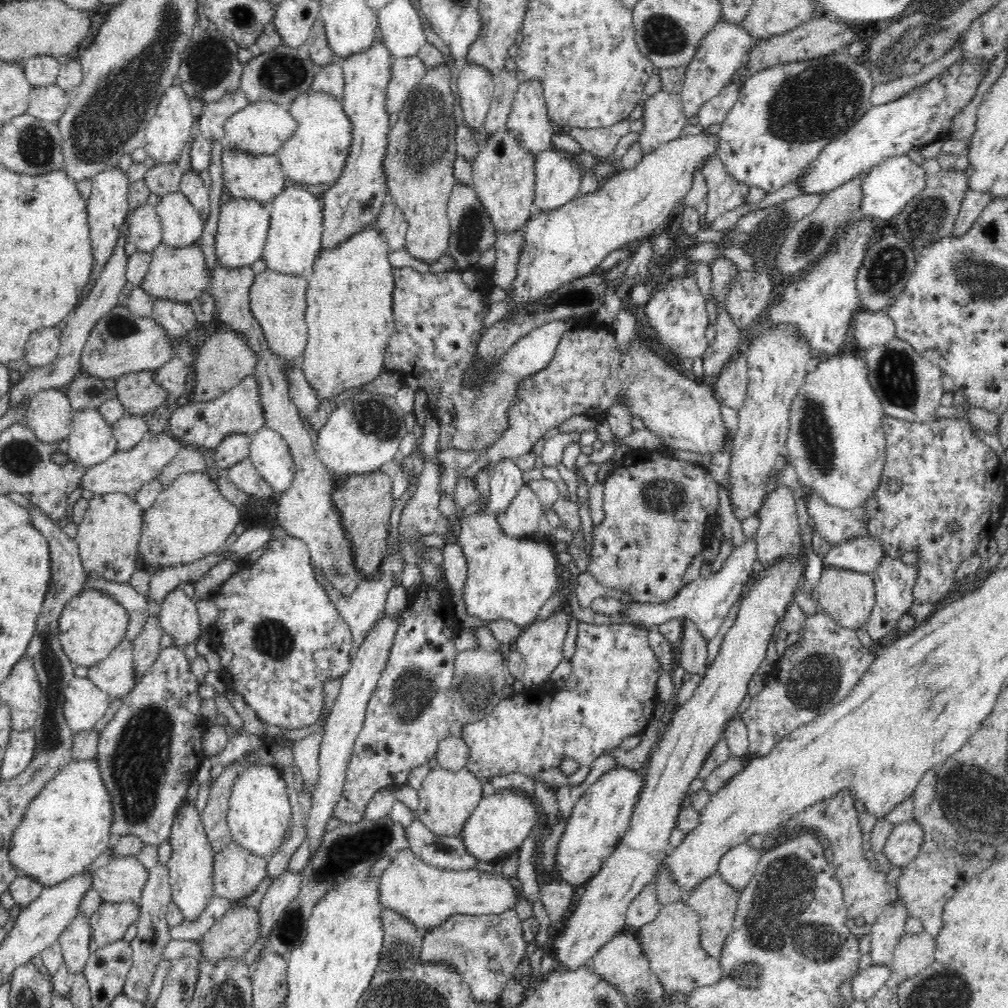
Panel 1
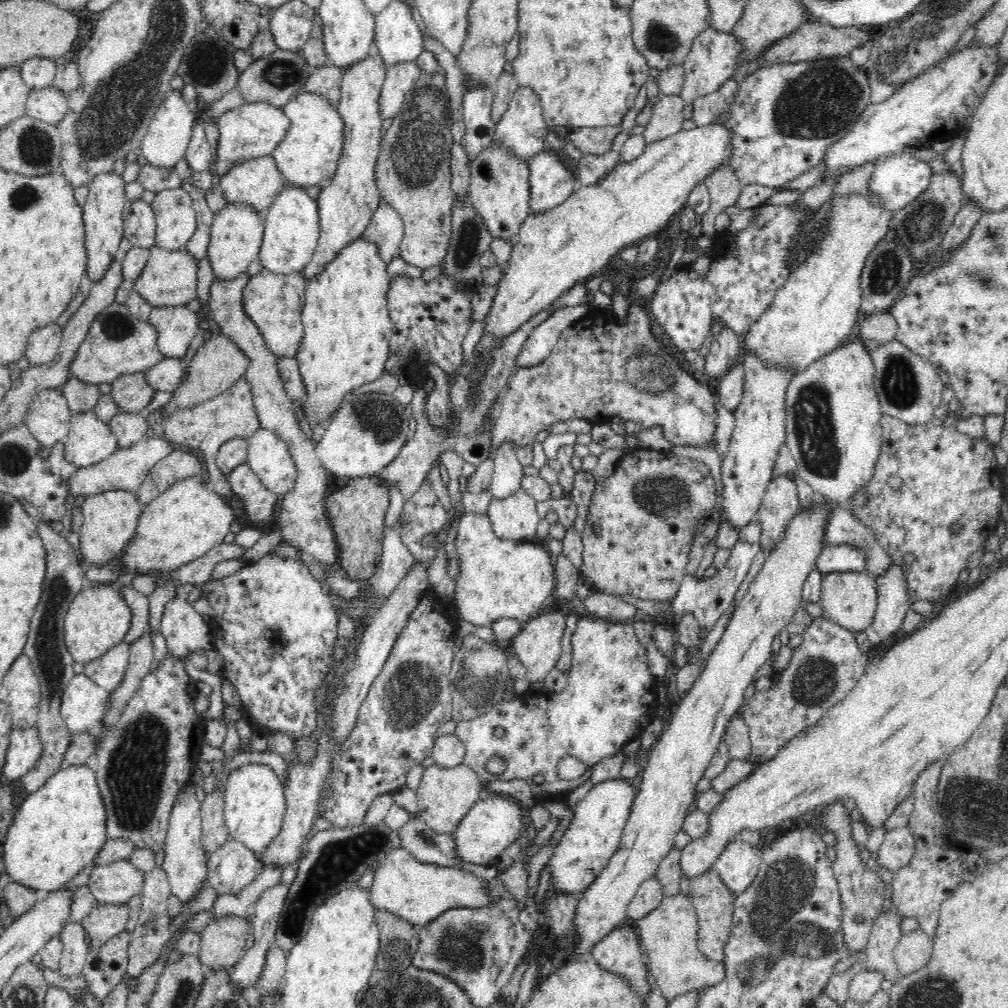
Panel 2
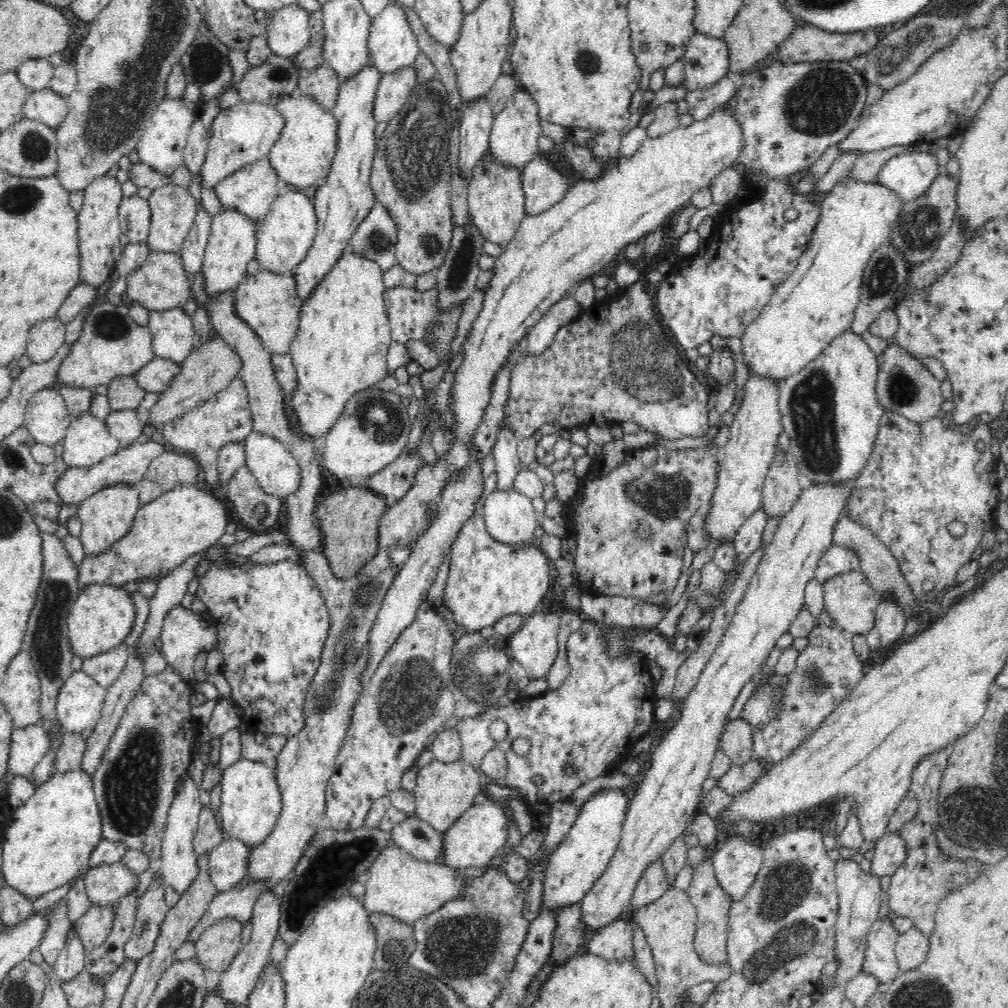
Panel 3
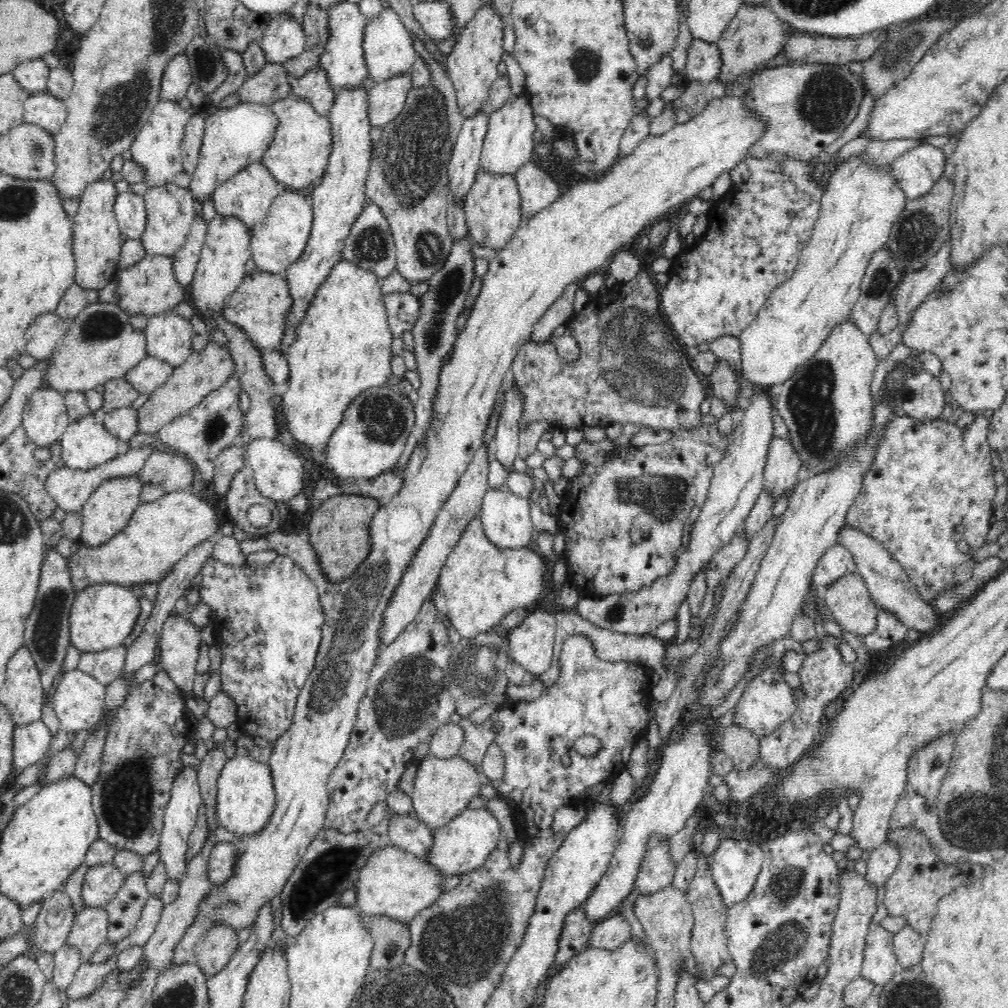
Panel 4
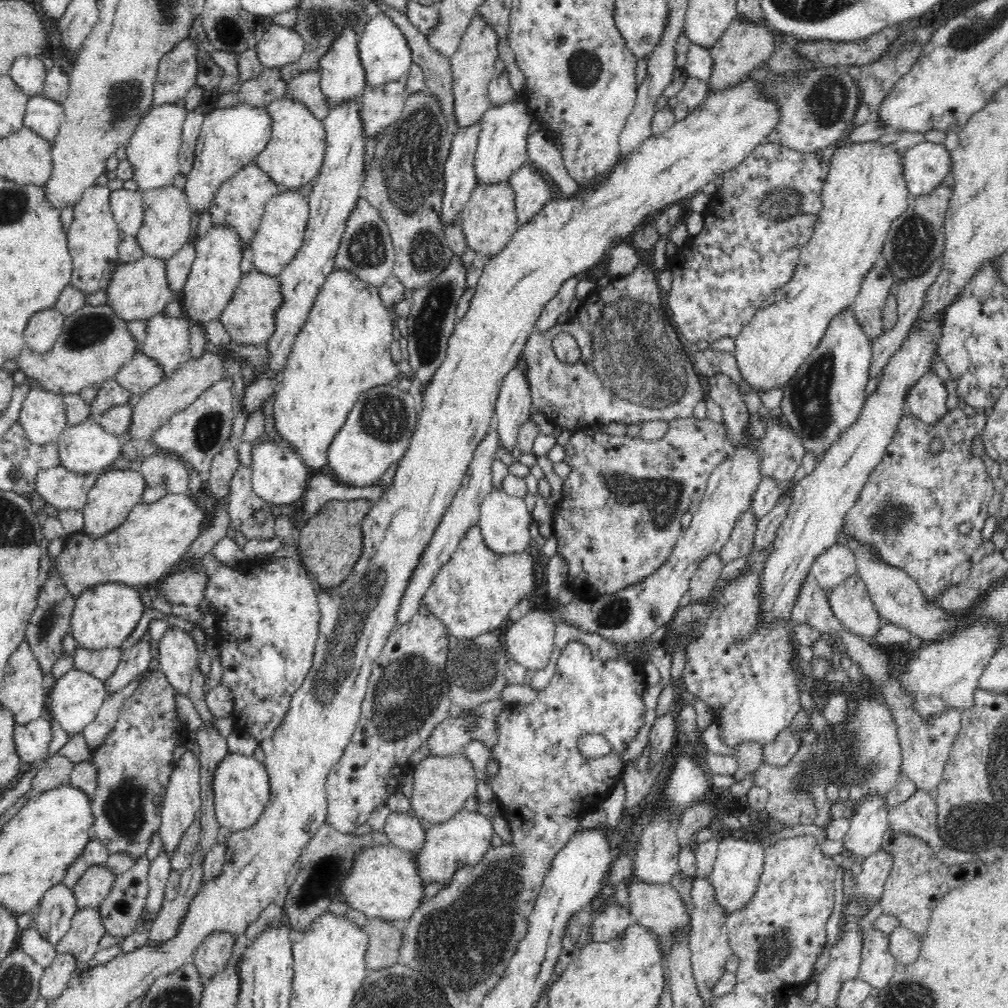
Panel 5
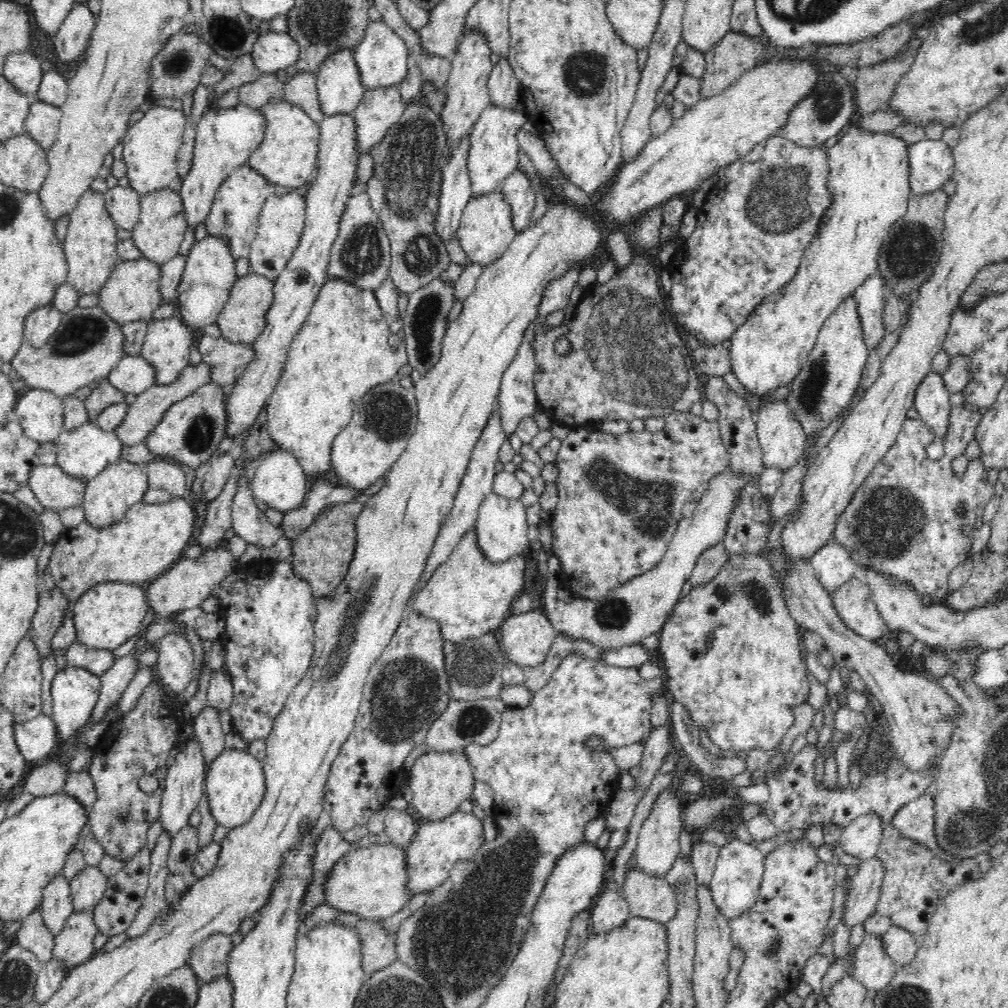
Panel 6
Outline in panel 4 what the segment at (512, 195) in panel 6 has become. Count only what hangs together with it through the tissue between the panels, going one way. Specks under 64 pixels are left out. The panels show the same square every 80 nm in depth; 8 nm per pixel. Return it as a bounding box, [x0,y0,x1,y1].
[514,161,562,219]

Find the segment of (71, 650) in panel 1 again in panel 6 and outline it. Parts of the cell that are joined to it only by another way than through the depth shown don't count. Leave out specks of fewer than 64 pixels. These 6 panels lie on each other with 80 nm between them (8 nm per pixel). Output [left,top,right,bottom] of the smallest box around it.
[71,581,148,651]

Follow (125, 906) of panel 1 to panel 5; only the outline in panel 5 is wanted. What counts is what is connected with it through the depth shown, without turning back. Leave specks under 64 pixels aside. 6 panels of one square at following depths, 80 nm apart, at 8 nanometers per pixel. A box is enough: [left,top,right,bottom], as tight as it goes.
[56,907,104,963]

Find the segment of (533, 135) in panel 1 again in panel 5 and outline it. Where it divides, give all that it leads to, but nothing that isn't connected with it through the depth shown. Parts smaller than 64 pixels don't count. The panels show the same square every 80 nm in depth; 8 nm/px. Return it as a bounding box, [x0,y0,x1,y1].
[474,98,536,183]

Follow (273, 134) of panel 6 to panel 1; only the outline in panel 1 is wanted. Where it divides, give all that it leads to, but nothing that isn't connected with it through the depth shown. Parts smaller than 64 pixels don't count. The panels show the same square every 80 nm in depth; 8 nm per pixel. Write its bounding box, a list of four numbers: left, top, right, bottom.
[275,90,352,186]

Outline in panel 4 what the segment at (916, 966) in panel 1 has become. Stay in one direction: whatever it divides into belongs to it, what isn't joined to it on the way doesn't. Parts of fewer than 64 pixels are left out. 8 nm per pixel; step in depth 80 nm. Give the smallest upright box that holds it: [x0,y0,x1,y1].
[893,924,926,969]

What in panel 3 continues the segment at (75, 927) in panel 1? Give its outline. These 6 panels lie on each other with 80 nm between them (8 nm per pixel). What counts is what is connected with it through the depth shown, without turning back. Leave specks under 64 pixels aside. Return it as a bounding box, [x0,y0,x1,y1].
[52,924,85,983]

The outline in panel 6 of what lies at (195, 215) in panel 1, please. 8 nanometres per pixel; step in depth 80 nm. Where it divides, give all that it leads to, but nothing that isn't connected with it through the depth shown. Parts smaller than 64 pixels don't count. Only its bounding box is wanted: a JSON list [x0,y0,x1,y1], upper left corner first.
[131,187,188,265]

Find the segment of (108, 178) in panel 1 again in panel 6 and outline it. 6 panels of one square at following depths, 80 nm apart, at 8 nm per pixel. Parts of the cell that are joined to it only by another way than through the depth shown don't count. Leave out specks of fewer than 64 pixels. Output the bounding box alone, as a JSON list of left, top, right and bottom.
[62,189,122,294]

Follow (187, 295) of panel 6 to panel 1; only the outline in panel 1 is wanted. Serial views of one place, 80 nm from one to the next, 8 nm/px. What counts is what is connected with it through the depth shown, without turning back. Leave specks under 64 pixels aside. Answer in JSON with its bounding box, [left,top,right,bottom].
[216,198,270,270]

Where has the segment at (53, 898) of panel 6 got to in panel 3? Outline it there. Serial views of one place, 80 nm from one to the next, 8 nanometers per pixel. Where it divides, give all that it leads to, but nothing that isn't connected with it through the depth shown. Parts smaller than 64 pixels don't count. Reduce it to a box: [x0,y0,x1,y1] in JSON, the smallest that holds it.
[38,898,73,964]

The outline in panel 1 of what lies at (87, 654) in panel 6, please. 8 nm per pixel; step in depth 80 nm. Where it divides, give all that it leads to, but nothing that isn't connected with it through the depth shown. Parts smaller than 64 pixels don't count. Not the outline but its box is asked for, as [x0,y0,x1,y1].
[87,638,138,698]

